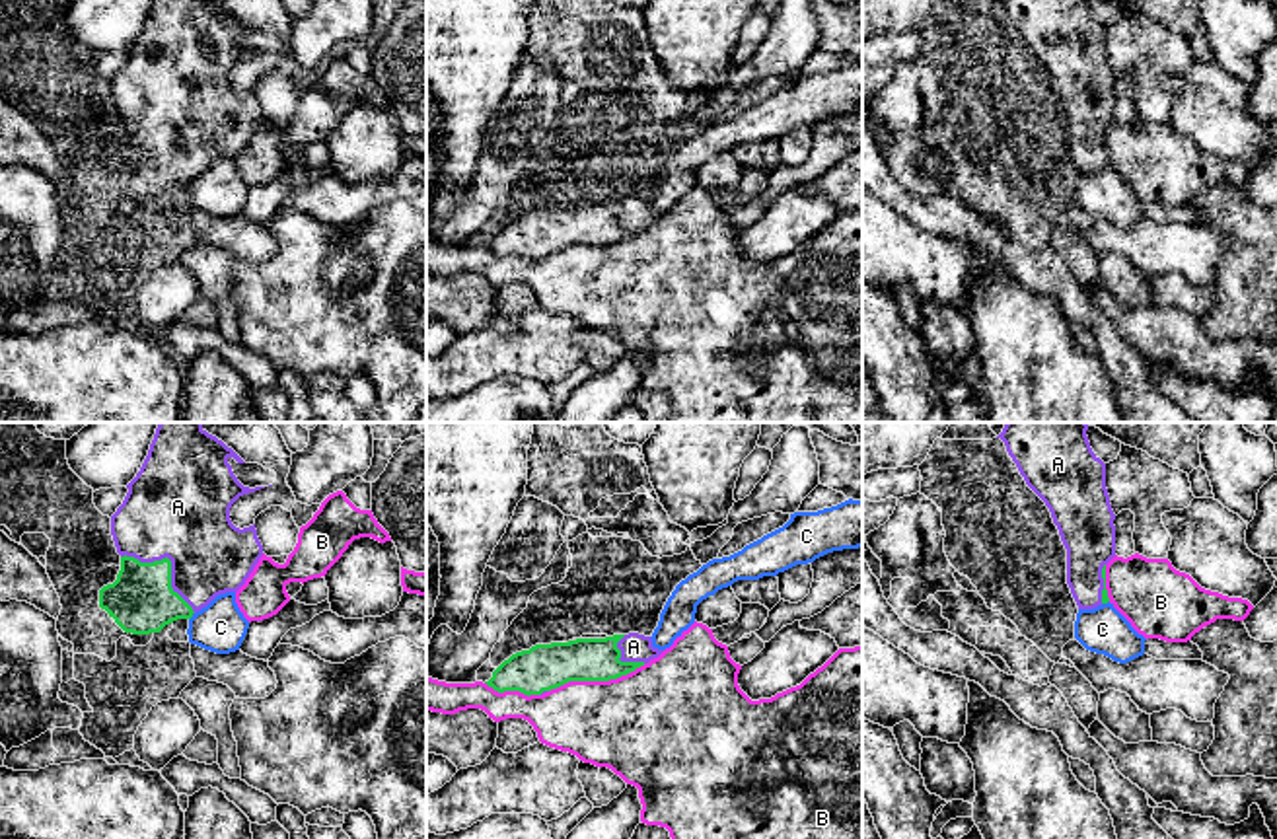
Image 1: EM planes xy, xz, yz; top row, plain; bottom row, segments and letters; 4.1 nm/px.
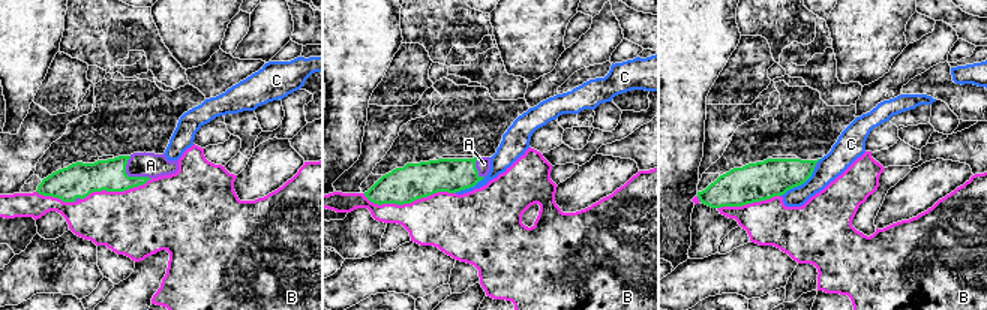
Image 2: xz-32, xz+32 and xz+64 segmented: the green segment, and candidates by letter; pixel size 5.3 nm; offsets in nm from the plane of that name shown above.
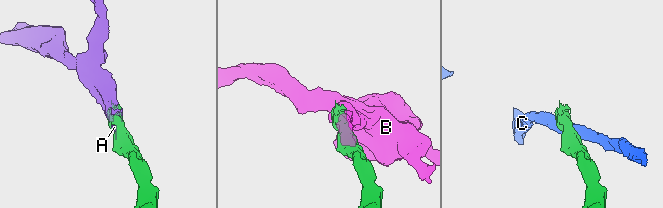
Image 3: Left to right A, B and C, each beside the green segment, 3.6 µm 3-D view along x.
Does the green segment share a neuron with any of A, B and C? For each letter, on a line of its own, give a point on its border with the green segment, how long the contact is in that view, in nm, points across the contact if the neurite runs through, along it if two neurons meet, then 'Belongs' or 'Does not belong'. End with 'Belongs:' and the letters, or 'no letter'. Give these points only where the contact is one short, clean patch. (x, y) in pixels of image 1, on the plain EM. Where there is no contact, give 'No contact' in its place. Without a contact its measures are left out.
A: Touches green at xy (170, 127). Shared border 400 nm. Belongs
B: Touches green at xz (596, 244). Shared border 420 nm. Does not belong
C: Touches green at xy (191, 180). Shared border 40 nm. Boundary: xy (193, 176), (189, 183). Does not belong
Belongs: A

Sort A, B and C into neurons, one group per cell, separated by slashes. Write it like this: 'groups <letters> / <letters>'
groups A / B / C

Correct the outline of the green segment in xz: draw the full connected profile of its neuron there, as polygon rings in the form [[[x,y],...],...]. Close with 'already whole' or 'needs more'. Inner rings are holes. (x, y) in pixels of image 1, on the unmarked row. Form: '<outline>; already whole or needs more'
[[[638,197],[535,208],[504,224],[485,247],[498,257],[543,259],[568,245],[617,243],[662,216]]]; needs more

